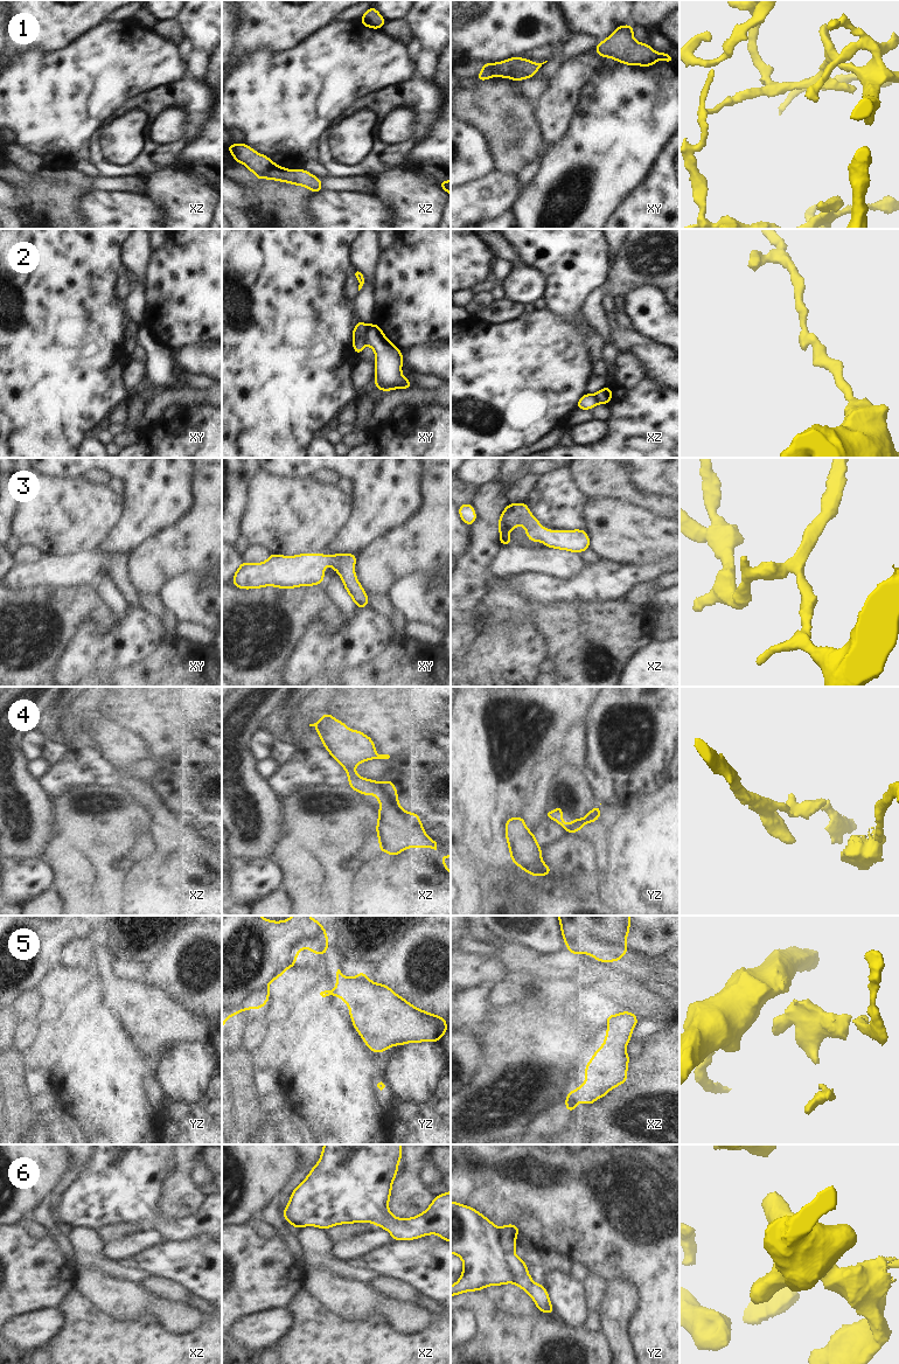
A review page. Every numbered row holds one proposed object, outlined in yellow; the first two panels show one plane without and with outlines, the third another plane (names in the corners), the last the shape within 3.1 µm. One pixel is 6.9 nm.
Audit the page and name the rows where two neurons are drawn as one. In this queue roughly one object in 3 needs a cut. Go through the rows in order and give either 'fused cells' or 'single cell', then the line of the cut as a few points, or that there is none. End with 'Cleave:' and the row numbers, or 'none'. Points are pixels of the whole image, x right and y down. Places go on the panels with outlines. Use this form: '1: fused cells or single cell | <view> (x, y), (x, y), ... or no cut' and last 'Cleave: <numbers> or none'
1: fused cells | xz (273, 164), (265, 172), (255, 174)
2: fused cells | xy (368, 326), (366, 343)
3: single cell | no cut
4: single cell | no cut
5: single cell | no cut
6: single cell | no cut
Cleave: 1, 2

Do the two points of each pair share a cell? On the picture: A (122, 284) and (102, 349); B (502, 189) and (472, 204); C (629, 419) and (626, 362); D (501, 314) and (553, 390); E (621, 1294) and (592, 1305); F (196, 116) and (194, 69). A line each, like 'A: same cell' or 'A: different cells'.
A: different cells
B: same cell
C: same cell
D: different cells
E: different cells
F: different cells

